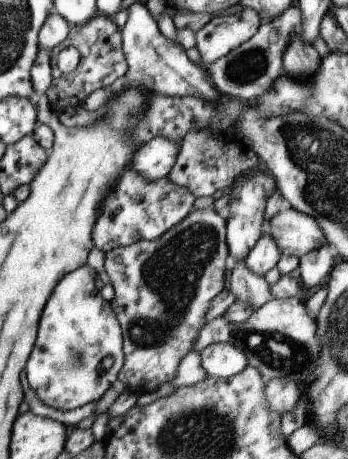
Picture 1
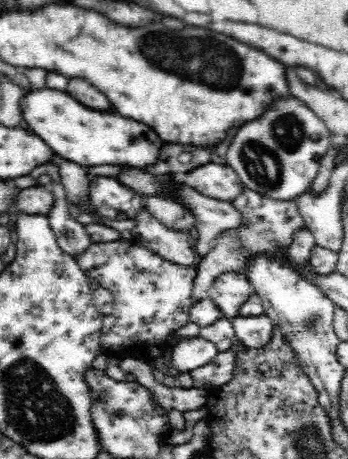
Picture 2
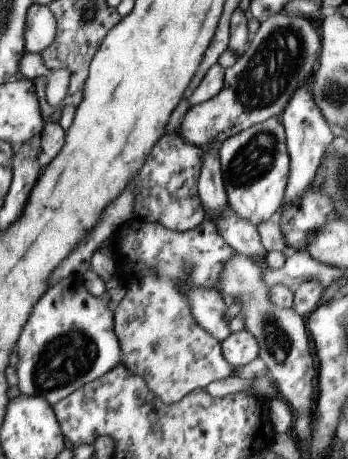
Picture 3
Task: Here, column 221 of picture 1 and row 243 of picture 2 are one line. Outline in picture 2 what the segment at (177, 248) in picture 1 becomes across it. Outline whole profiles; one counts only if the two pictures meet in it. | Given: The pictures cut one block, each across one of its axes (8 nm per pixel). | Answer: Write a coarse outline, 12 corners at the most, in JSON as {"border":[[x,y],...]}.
{"border":[[244,190],[244,228],[226,230],[194,268],[194,304],[254,254],[286,256],[306,228],[296,202]]}

